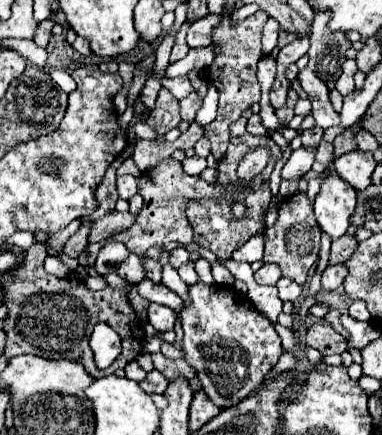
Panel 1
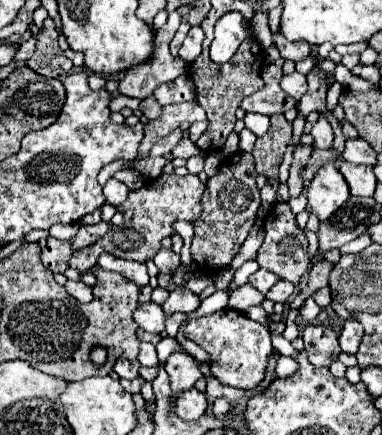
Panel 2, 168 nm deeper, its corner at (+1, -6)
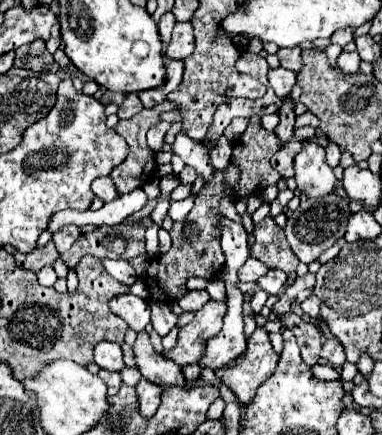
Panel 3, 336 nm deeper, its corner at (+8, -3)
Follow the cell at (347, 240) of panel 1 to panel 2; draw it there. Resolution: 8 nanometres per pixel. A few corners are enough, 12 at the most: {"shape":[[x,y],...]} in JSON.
{"shape":[[327,260],[315,264],[309,272],[307,288],[311,296],[319,288],[327,286],[329,274],[335,268]]}

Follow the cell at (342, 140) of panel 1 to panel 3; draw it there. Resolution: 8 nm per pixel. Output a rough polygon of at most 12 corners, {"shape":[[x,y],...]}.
{"shape":[[296,139],[282,145],[272,157],[272,167],[282,177],[294,177],[292,161],[302,149]]}

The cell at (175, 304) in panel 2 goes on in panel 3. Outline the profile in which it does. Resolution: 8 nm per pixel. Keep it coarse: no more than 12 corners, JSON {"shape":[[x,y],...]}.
{"shape":[[190,291],[178,303],[184,311],[198,311],[208,291]]}

